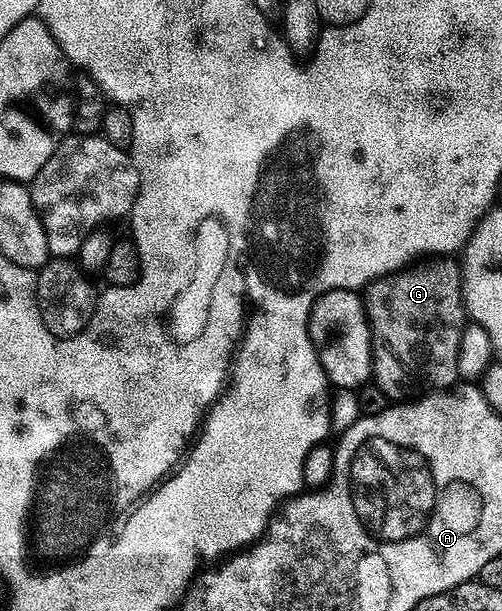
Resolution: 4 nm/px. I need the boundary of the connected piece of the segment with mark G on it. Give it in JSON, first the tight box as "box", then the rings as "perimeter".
{"box":[363,259,467,403],"perimeter":[[[429,259],[425,263],[425,269],[405,267],[379,277],[363,293],[373,348],[371,377],[393,403],[452,389],[459,381],[459,339],[467,324],[465,300],[461,297],[461,266],[453,259]]]}

